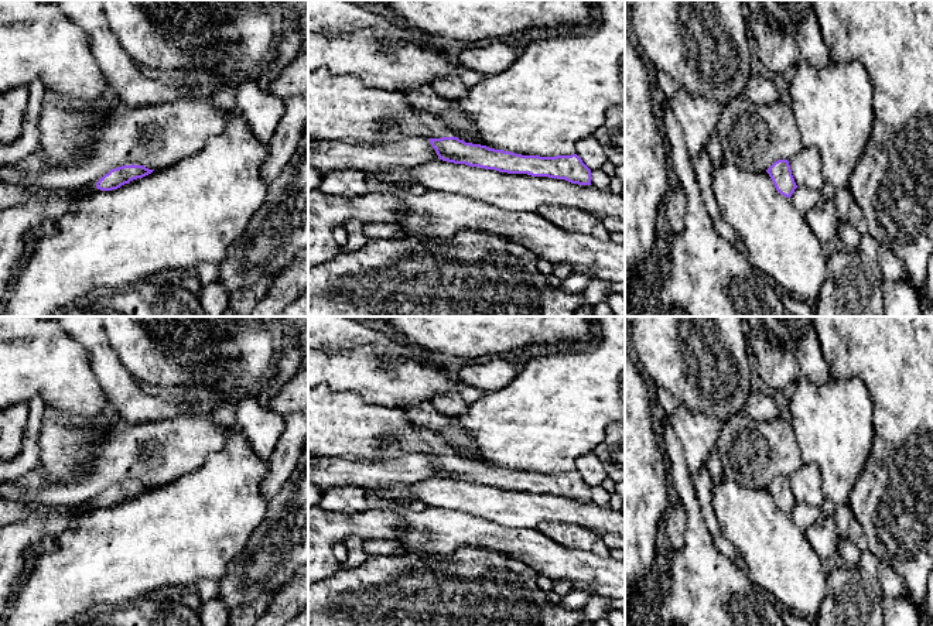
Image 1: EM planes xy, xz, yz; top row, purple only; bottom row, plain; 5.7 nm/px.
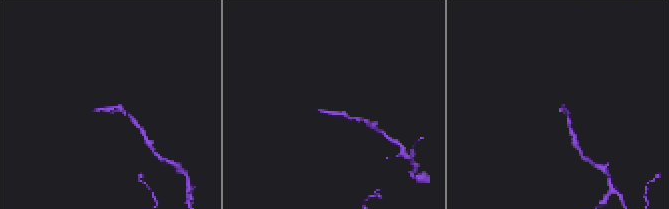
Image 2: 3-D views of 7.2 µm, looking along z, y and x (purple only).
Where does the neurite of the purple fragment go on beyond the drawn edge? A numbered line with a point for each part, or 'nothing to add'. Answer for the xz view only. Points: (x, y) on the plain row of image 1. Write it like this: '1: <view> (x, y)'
1: xz (339, 423)

